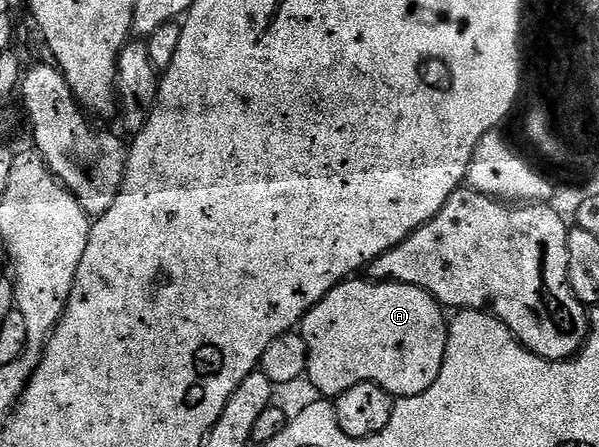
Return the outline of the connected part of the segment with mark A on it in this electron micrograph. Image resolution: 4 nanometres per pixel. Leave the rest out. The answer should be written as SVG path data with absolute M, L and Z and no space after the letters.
M347 280L332 288L332 292L328 292L320 304L316 304L302 317L300 333L308 348L305 377L310 378L311 384L326 400L333 400L348 392L348 388L365 382L384 388L395 399L416 396L432 388L432 384L436 384L436 376L440 376L448 340L448 318L442 315L442 303L412 284L354 281L358 280Z

